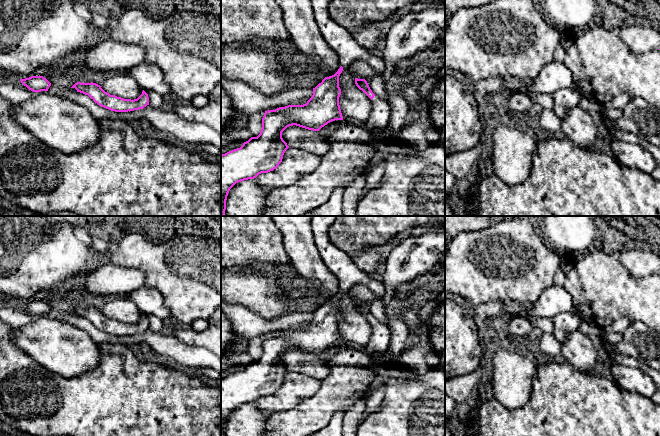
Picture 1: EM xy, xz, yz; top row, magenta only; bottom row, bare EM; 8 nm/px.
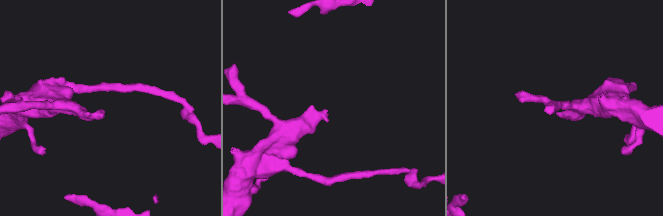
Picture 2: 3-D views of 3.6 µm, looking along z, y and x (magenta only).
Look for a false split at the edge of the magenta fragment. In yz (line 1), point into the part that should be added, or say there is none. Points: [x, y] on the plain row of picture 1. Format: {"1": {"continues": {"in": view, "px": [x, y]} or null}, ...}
{"1": {"continues": null}}

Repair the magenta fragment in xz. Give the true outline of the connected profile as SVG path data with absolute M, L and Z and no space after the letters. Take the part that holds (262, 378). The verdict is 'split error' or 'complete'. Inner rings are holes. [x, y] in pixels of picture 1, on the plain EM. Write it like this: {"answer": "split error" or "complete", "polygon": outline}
{"answer": "complete", "polygon": "M341 290L334 299L325 301L313 312L313 319L306 328L288 329L265 335L260 358L257 361L251 361L240 372L221 379L221 436L225 436L228 417L236 407L254 403L259 398L268 397L279 390L285 375L289 372L282 362L282 356L287 351L296 349L308 354L319 355L332 345L343 344L339 329L341 319L339 300L342 295Z"}

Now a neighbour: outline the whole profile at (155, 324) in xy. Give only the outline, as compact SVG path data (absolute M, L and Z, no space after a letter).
M145 315L145 316L148 318L150 330L157 332L157 333L160 333L163 330L164 328L163 320L153 315Z

